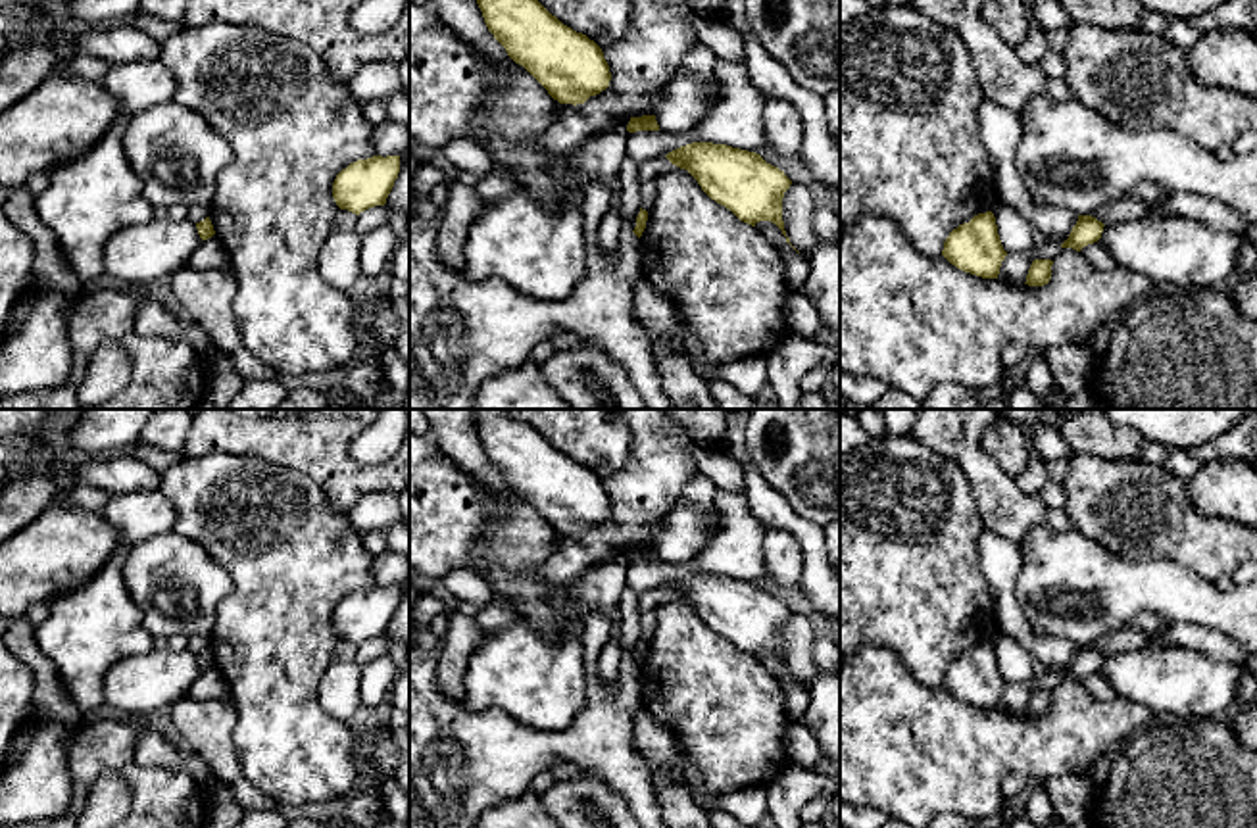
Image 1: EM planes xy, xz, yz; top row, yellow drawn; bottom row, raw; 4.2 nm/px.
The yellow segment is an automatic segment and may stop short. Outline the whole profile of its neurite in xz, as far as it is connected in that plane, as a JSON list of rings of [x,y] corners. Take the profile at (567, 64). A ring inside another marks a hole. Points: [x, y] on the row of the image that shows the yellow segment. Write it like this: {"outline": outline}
{"outline": [[[477,0],[484,23],[507,56],[559,104],[584,104],[609,86],[602,48],[573,31],[538,0]]]}

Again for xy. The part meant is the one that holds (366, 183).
{"outline": [[[373,156],[342,169],[333,183],[333,198],[340,209],[356,215],[384,206],[400,173],[400,156]]]}

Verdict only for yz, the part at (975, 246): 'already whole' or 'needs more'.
already whole

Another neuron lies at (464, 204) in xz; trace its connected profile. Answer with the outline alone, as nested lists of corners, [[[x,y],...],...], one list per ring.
[[[456,179],[448,188],[448,202],[442,207],[436,232],[436,254],[450,271],[463,275],[465,242],[473,221],[484,211],[484,207],[486,204],[477,194],[475,186]]]

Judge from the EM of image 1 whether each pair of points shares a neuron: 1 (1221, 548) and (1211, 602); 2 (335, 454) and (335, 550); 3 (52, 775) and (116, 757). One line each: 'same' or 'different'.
1: different
2: different
3: different

